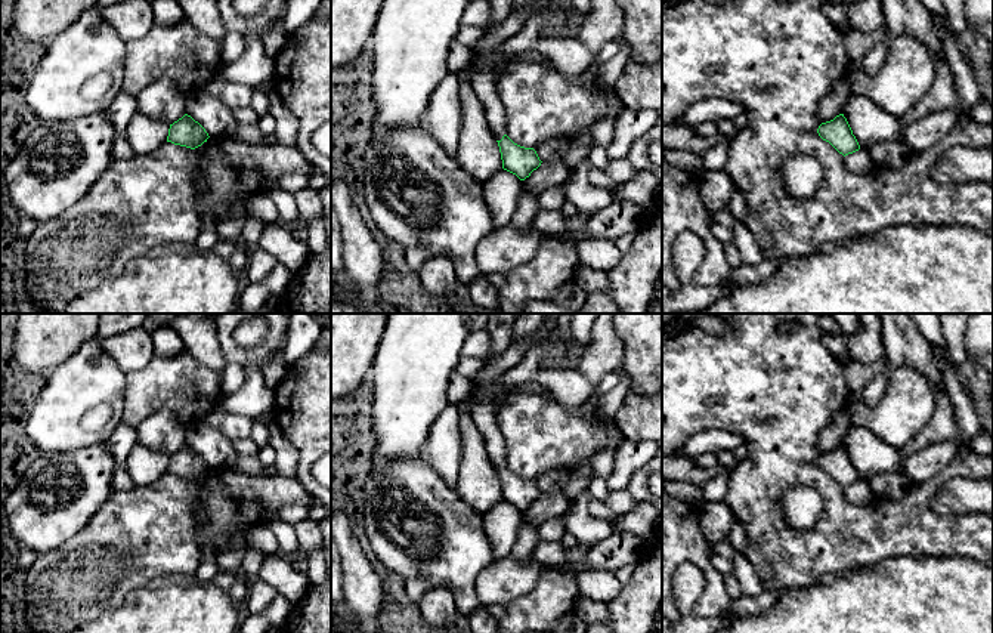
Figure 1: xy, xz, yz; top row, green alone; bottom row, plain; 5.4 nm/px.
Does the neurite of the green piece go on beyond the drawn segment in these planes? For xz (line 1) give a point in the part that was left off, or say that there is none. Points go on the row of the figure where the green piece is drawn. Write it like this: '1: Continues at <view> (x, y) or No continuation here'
1: Continues at xz (485, 62)

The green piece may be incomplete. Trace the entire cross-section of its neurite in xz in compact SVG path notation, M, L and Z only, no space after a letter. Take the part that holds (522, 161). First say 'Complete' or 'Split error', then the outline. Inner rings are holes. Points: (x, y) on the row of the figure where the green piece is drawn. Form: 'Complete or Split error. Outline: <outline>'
Split error. Outline: M501 46L476 52L471 62L476 74L470 84L483 104L486 121L499 146L502 169L525 180L542 161L533 148L520 146L507 136L504 106L495 90L496 65L504 58Z

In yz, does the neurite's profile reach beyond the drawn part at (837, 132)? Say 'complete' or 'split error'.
complete

